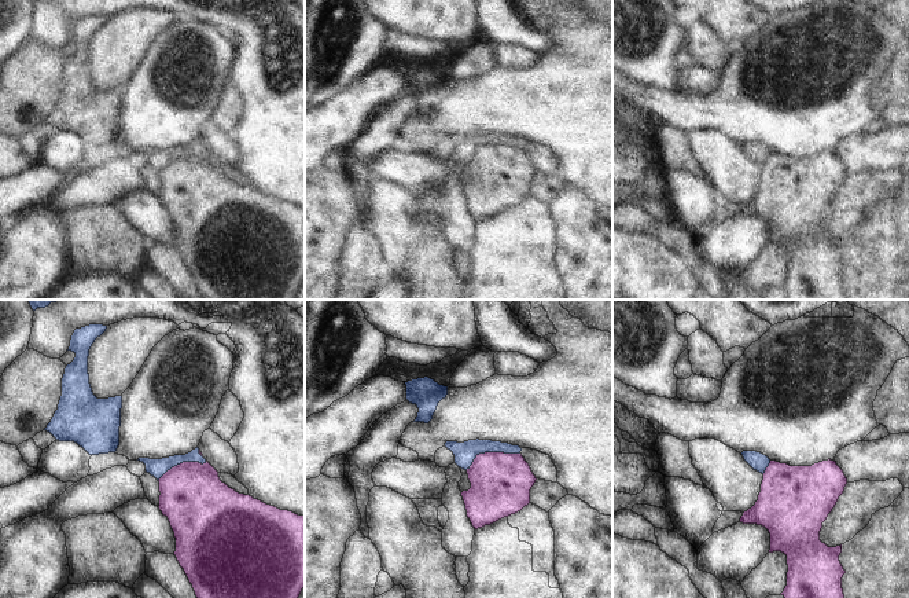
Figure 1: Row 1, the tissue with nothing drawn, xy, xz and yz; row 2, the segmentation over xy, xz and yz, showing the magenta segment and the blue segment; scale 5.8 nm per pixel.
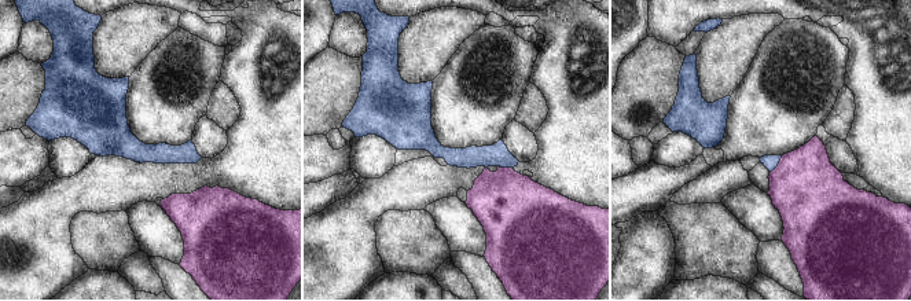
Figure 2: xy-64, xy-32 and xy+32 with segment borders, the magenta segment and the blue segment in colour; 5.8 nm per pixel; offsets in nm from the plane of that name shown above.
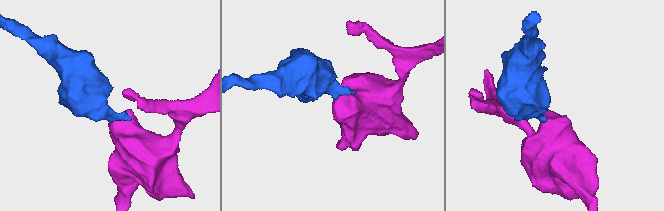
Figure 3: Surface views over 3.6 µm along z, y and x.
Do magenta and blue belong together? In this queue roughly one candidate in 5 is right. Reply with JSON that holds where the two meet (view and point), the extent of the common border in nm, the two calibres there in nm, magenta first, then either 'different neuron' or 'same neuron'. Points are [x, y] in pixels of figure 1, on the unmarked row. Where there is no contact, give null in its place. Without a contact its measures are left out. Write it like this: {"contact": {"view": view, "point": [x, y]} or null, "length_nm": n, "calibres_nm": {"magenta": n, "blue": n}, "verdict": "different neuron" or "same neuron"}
{"contact": {"view": "xz", "point": [492, 145]}, "length_nm": 340, "calibres_nm": {"magenta": 360, "blue": 130}, "verdict": "different neuron"}

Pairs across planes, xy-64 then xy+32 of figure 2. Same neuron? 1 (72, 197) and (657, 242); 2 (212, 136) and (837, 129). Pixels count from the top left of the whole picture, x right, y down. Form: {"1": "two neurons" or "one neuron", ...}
{"1": "one neuron", "2": "two neurons"}

